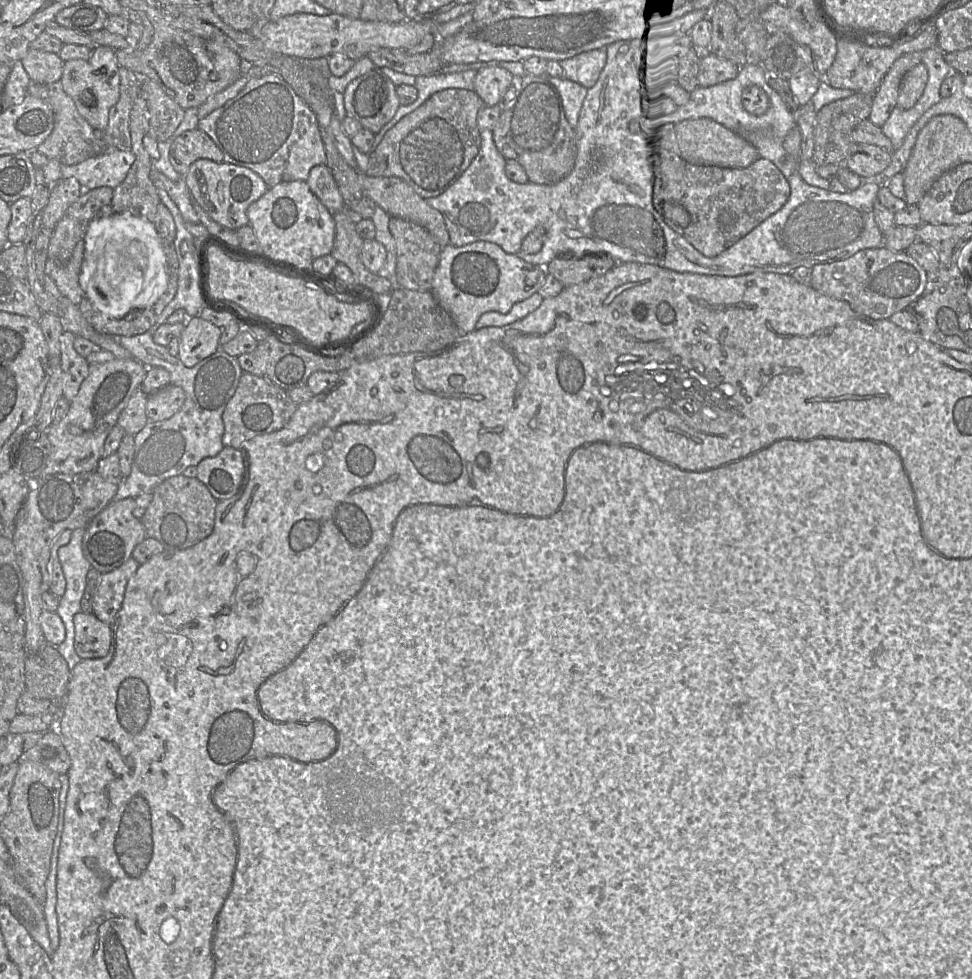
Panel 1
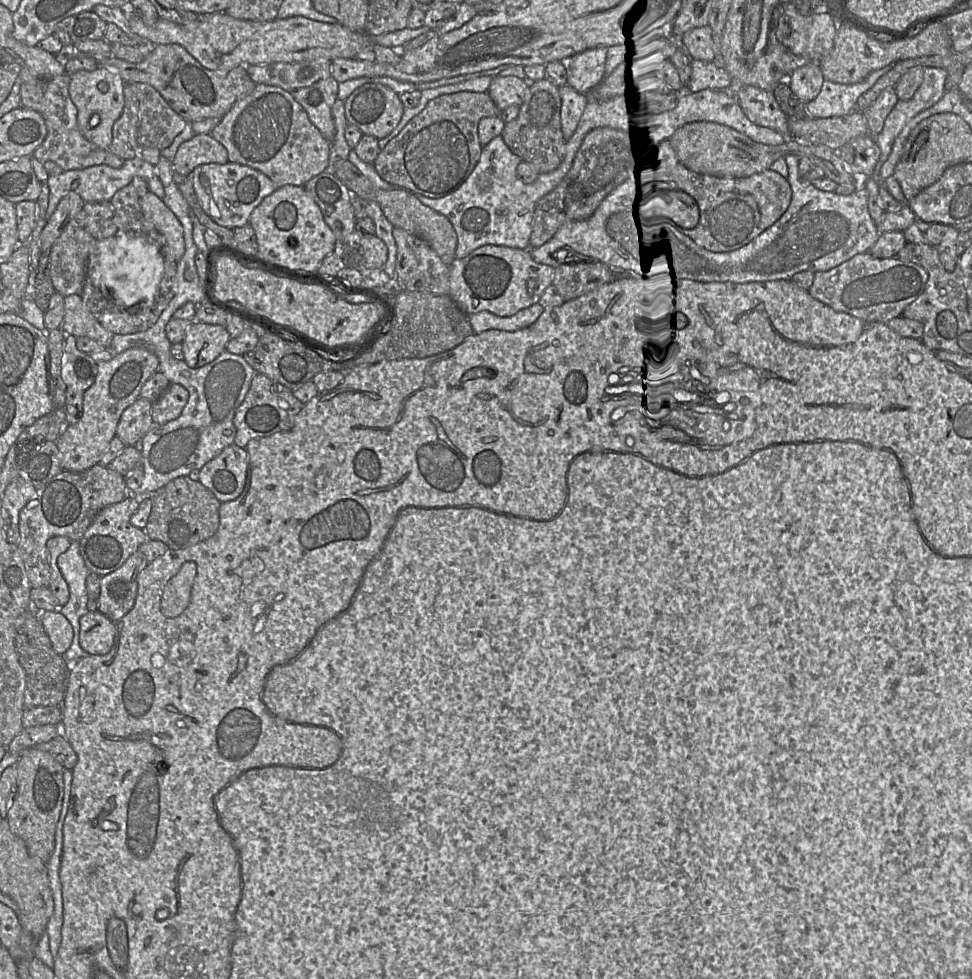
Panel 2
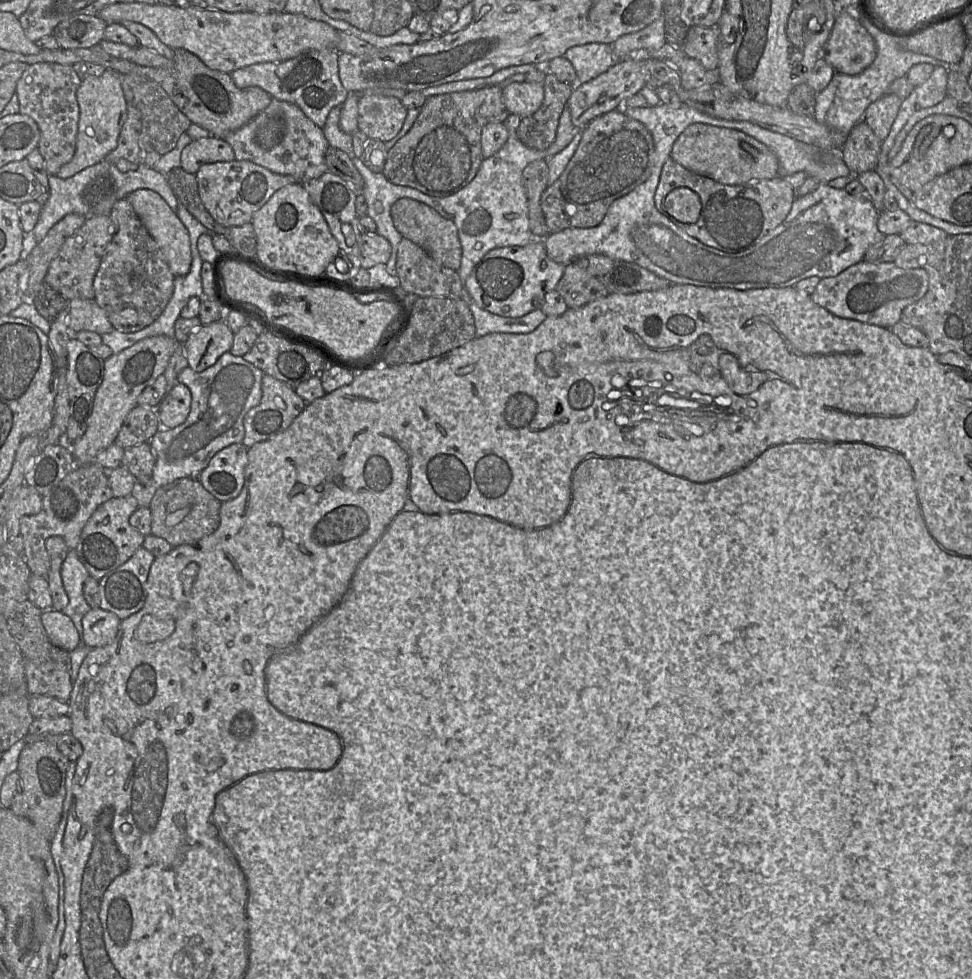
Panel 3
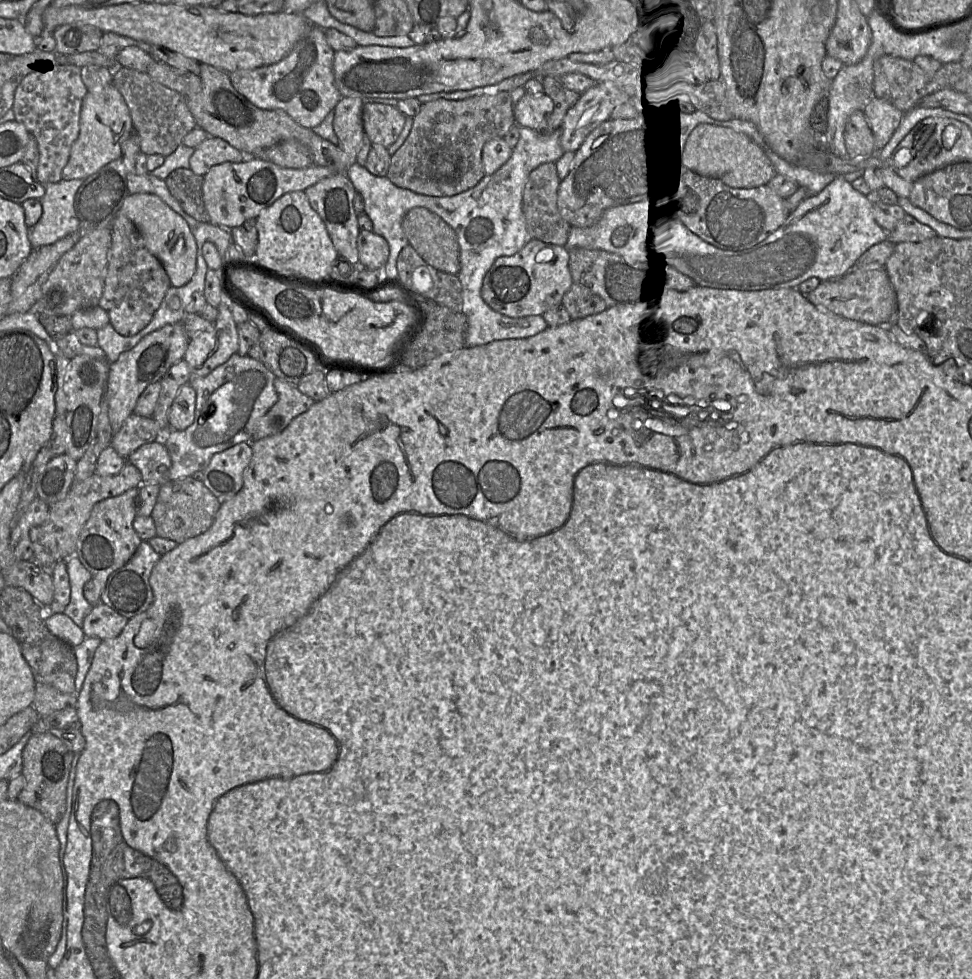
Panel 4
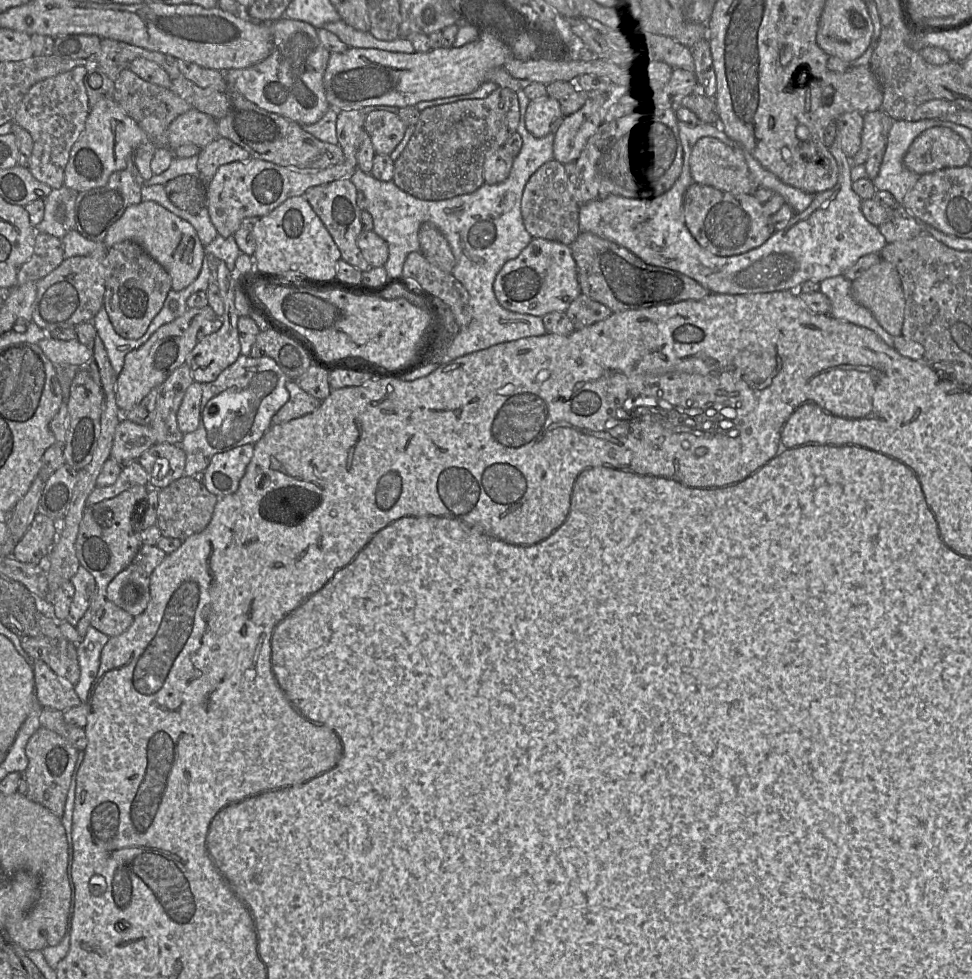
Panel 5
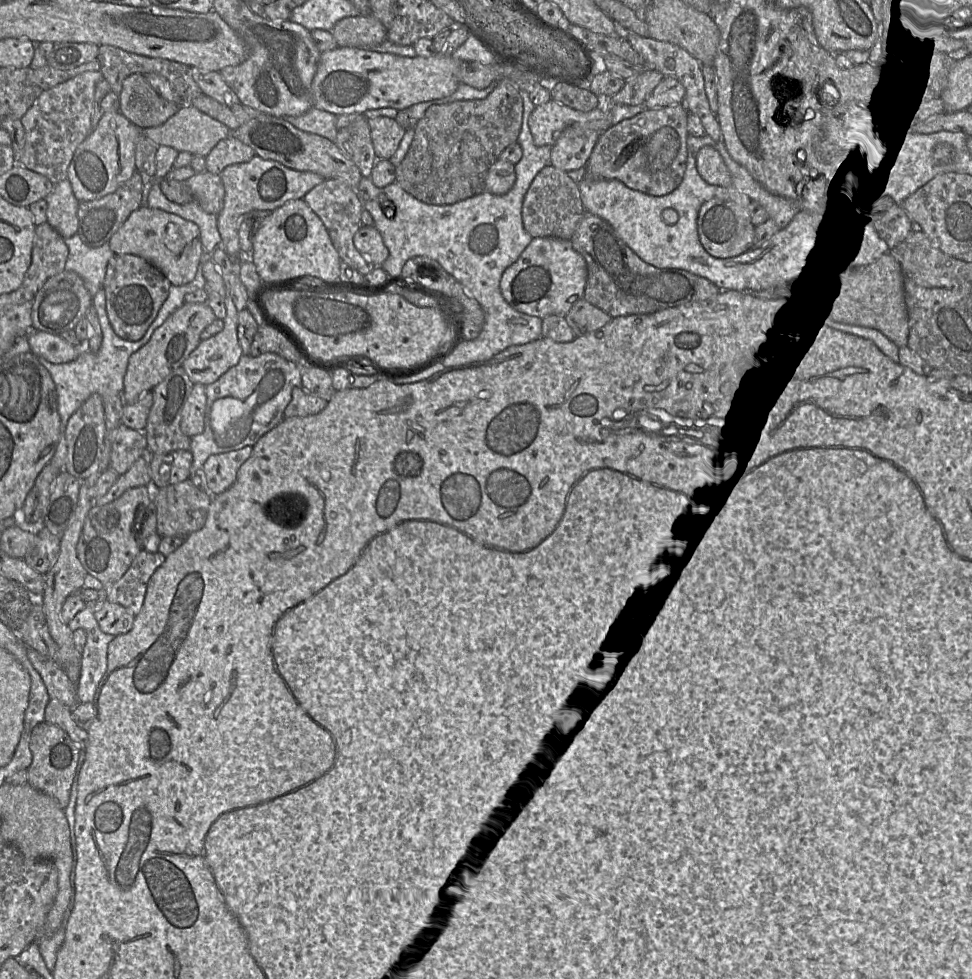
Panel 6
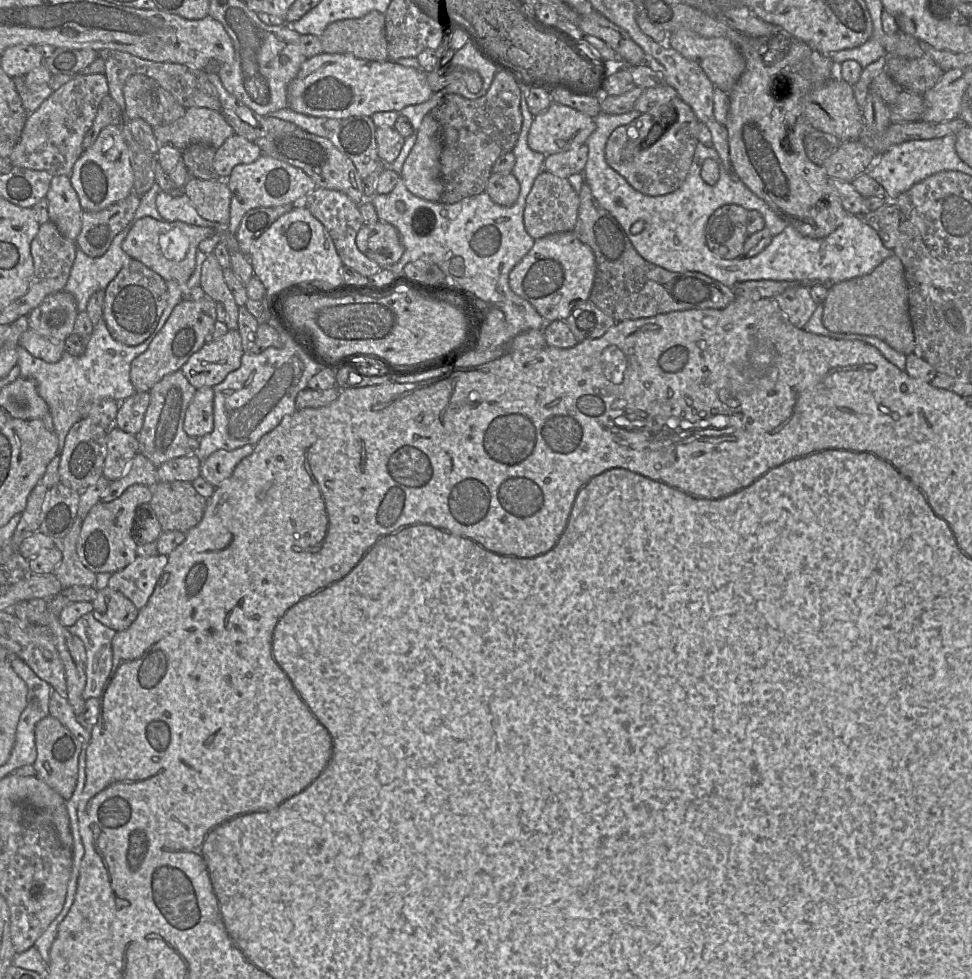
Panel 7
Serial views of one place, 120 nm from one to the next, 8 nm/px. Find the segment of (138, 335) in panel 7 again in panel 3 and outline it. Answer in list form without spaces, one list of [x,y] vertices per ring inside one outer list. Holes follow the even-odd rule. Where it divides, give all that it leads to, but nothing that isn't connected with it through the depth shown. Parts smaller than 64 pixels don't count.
[[[127,198],[119,199],[114,203],[110,217],[114,223],[114,235],[94,278],[94,300],[106,312],[115,330],[134,333],[152,324],[164,311],[174,291],[175,276]]]

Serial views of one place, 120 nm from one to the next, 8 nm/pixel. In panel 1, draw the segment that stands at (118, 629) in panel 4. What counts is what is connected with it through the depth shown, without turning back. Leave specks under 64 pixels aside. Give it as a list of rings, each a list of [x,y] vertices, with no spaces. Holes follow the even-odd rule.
[[[78,612],[73,617],[74,649],[81,659],[105,657],[111,646],[111,628],[93,613]]]

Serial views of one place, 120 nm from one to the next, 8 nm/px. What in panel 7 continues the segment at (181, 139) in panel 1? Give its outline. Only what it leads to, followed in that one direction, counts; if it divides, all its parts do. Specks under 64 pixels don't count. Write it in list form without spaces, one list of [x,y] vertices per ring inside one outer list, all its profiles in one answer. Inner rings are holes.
[[[233,134],[216,150],[213,167],[219,177],[226,180],[236,165],[252,163],[261,155],[262,151],[255,142]]]

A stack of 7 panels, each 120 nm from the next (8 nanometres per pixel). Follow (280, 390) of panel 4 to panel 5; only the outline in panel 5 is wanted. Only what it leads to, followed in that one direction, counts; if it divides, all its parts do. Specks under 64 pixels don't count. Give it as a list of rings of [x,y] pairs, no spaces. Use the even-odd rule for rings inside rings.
[[[288,378],[285,384],[289,400],[271,419],[271,425],[280,425],[315,411],[322,401],[302,390],[296,381]]]

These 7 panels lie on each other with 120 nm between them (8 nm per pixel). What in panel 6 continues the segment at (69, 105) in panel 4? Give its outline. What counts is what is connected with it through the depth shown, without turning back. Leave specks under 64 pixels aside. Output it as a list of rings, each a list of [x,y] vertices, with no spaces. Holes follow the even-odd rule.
[[[100,70],[86,71],[43,91],[19,119],[24,128],[25,143],[19,163],[16,164],[45,176],[53,184],[65,180],[76,148],[90,133],[95,87],[103,78]]]

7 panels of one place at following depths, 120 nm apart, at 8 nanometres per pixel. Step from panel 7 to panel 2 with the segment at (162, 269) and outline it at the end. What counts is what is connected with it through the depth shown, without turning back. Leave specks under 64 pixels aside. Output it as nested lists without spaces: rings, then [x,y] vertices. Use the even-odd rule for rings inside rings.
[[[148,191],[141,199],[143,216],[160,233],[171,248],[176,261],[185,253],[183,227],[175,214],[154,193]]]

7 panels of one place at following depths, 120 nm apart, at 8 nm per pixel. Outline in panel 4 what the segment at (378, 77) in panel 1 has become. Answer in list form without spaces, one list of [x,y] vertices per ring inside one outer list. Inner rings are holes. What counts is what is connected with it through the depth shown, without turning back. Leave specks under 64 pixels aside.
[[[365,102],[362,111],[364,133],[372,143],[388,148],[401,134],[406,117],[396,106]]]

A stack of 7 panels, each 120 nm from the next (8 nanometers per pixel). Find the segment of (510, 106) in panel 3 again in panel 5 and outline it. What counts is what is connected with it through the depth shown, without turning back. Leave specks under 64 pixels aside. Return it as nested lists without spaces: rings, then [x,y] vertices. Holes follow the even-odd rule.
[[[547,96],[529,102],[524,120],[527,130],[534,137],[542,138],[555,133],[564,117],[559,102]]]

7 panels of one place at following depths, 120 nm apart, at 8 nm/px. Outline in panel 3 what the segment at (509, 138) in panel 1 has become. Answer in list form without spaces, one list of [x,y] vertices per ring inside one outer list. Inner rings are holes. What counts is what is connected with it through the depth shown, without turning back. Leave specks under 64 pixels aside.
[[[547,70],[542,84],[544,89],[544,100],[541,107],[534,114],[522,117],[515,132],[519,140],[525,146],[536,150],[546,150],[554,142],[561,114],[575,87],[575,84],[559,81],[553,74],[547,72]]]

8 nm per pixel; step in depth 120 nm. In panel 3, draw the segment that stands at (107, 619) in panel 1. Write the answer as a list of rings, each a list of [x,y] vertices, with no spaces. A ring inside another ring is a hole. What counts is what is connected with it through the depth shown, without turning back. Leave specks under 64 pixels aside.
[[[142,546],[123,564],[99,580],[99,607],[116,614],[123,620],[139,611],[145,604],[146,581],[155,556]]]

